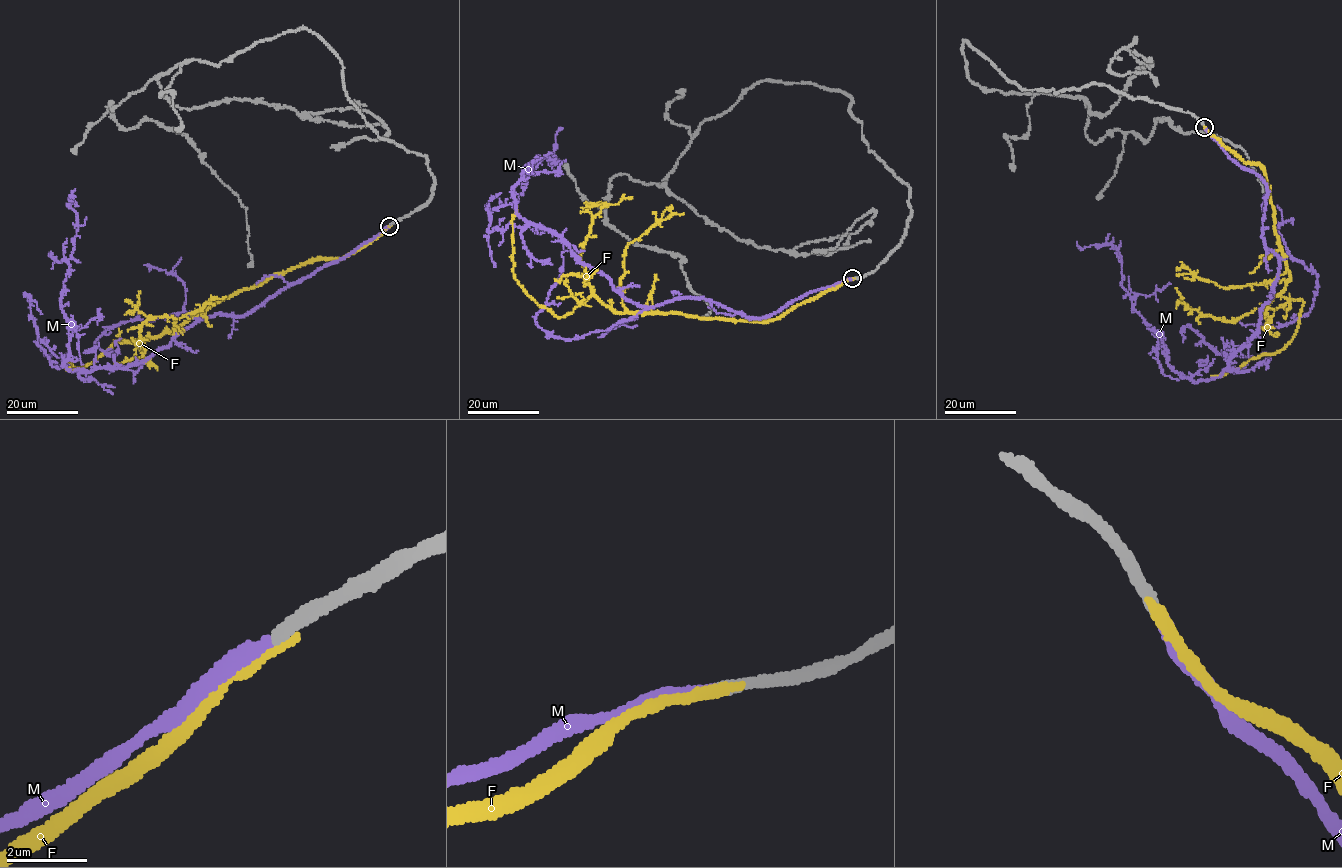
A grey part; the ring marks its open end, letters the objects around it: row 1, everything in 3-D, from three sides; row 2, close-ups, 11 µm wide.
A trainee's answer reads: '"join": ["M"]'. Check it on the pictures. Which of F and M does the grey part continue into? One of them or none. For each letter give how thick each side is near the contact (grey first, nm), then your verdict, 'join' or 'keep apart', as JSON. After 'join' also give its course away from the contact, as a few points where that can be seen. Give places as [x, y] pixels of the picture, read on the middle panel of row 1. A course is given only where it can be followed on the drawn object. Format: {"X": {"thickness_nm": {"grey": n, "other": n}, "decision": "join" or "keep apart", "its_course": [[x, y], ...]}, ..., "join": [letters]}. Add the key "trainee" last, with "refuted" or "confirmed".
{"F": {"thickness_nm": {"grey": 340, "other": 320}, "decision": "keep apart"}, "M": {"thickness_nm": {"grey": 320, "other": 240}, "decision": "join", "its_course": [[852, 279], [759, 318], [694, 297], [628, 301], [517, 212], [511, 187], [539, 158], [556, 164], [562, 128]]}, "join": ["M"], "trainee": "confirmed"}

